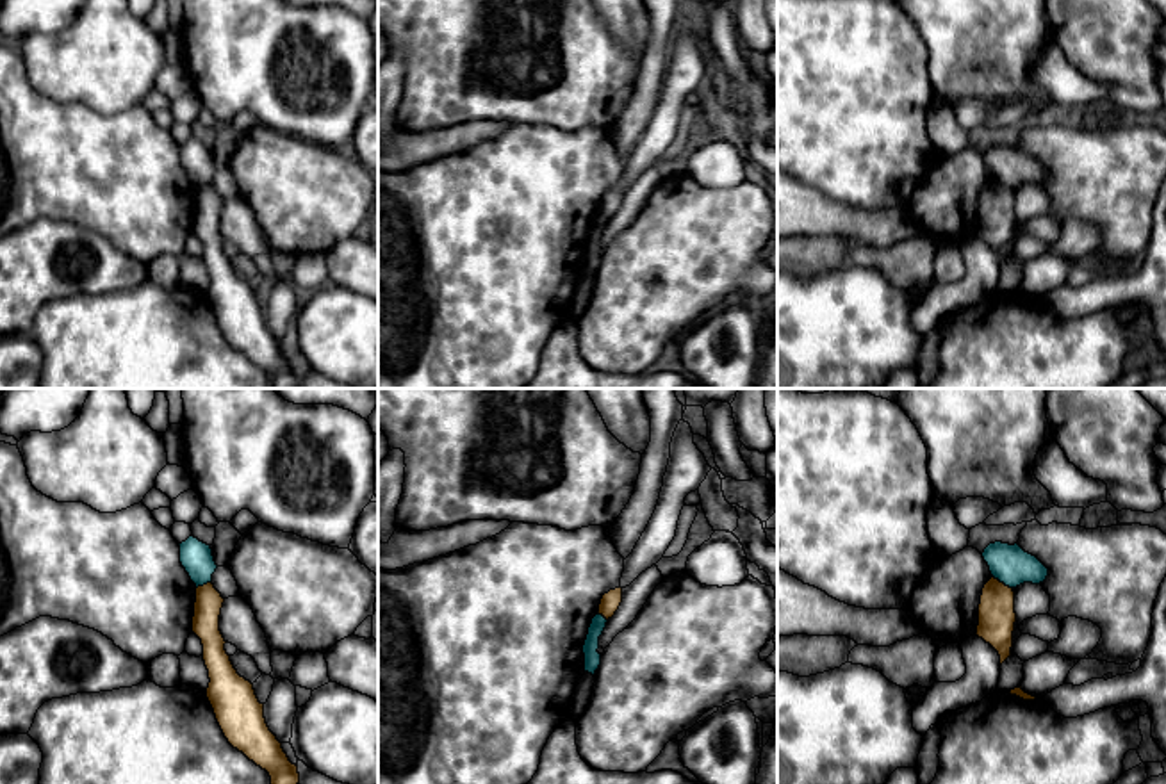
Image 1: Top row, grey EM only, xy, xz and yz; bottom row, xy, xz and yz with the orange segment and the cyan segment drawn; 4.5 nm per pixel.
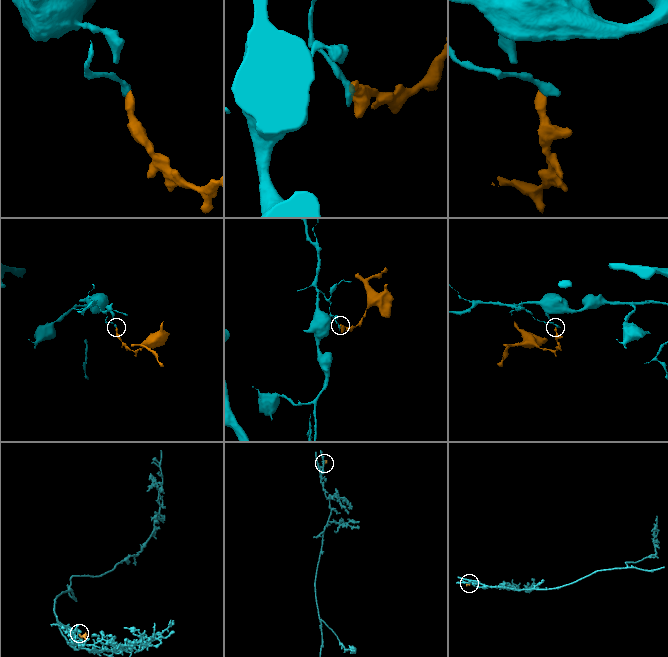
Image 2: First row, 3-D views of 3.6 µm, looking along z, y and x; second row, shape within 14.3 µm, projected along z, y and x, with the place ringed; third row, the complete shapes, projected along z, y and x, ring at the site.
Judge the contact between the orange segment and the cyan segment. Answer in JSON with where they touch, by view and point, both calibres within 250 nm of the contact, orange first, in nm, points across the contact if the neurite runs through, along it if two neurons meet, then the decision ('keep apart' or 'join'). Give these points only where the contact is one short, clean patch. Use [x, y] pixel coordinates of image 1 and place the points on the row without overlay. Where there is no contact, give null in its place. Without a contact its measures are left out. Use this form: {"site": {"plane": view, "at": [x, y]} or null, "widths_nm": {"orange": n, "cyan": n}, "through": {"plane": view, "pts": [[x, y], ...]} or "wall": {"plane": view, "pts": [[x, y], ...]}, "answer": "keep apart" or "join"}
{"site": {"plane": "yz", "at": [1002, 184]}, "widths_nm": {"orange": 170, "cyan": 180}, "wall": {"plane": "yz", "pts": [[993, 177], [1011, 189]]}, "answer": "keep apart"}

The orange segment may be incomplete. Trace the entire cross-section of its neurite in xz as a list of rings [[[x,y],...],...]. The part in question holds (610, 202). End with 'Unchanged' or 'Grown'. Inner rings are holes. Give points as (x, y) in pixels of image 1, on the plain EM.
[[[619,187],[603,196],[597,214],[608,221],[615,216],[620,203],[622,203],[622,189]]]. Unchanged

